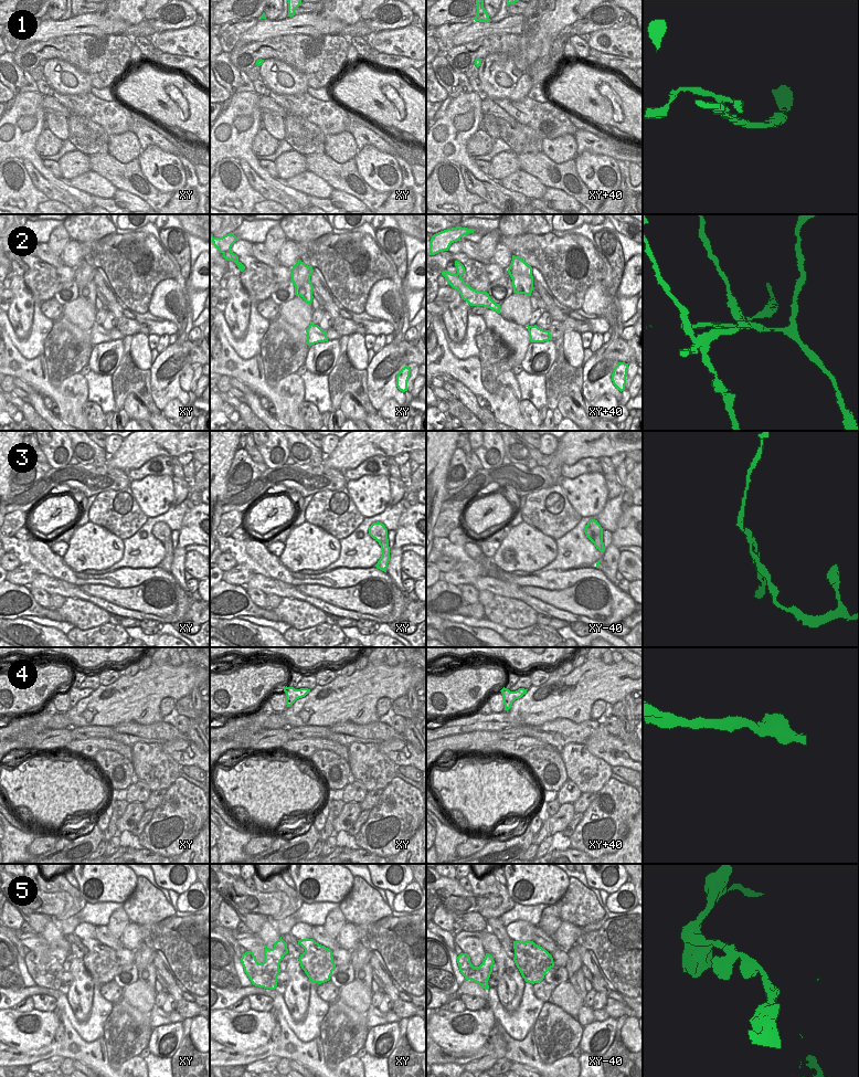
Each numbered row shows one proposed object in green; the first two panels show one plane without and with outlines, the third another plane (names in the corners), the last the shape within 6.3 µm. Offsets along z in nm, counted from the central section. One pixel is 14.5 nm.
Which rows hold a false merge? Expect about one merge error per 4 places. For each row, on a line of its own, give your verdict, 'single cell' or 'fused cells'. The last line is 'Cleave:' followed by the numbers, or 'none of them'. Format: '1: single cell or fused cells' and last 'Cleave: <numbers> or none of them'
1: single cell
2: fused cells
3: fused cells
4: single cell
5: single cell
Cleave: 2, 3

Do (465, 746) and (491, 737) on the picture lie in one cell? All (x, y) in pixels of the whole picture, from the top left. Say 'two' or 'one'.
one

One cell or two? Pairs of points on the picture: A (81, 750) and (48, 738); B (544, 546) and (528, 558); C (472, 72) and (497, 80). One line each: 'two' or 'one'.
A: two
B: one
C: two

